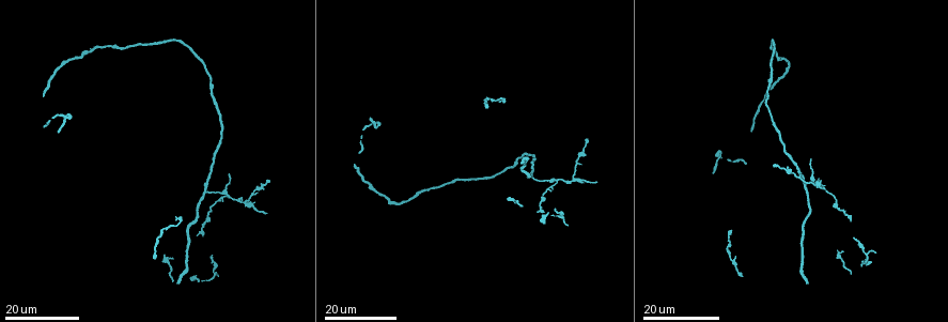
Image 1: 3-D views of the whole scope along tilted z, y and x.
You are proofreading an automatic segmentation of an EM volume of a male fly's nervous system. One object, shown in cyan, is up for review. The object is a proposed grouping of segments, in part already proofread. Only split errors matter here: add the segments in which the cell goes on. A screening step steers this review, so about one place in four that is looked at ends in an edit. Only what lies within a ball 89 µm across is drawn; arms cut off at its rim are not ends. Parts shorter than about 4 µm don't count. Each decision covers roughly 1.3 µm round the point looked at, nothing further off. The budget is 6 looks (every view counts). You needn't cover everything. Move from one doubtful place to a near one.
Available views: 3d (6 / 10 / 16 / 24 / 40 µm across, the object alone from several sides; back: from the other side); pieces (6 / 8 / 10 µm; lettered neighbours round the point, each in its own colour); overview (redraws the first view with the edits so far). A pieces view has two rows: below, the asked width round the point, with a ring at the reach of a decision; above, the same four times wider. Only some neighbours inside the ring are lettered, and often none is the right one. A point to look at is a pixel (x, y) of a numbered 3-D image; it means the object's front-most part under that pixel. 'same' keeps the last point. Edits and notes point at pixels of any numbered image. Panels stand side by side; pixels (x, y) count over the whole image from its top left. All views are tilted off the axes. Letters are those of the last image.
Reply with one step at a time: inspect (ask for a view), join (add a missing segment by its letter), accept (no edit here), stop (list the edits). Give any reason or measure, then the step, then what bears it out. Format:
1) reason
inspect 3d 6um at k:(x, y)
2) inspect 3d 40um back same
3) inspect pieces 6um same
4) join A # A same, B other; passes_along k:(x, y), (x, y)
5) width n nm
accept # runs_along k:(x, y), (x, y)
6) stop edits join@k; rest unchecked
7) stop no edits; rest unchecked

branch stops here
inspect 3d 24um at 1:(596, 181)

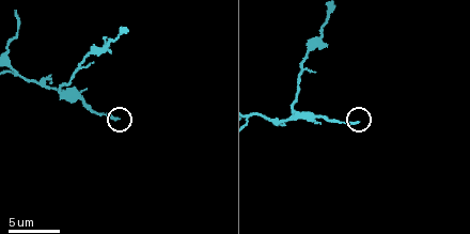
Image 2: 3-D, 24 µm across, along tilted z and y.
inspect pieces 8um at 2:(118, 120)

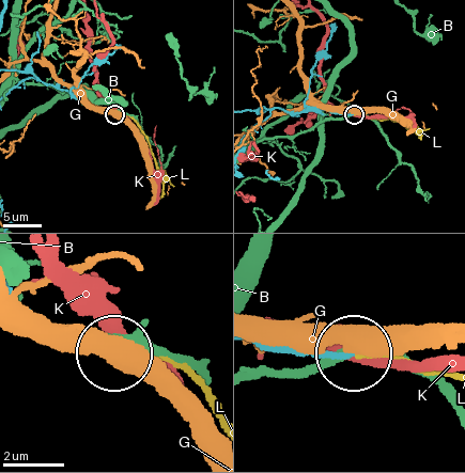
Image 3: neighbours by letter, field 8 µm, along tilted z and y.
join L # B other, G other, K other, L same; it goes on there

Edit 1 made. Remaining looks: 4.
inspect 3d 16um at 1:(231, 174)

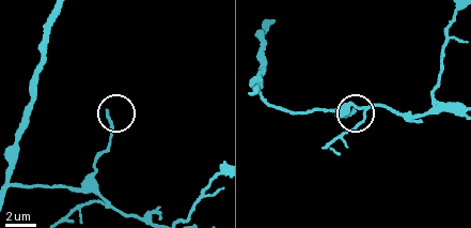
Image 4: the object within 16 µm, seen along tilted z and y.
inspect pieces 6um at 4:(107, 111)

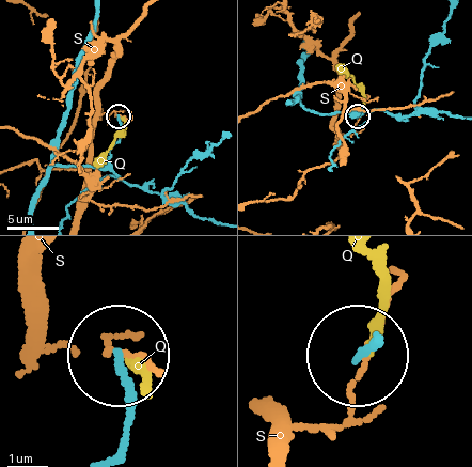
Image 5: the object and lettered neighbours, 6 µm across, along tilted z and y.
accept # Q other, S other; runs_along 5:(116, 453), (128, 432), (119, 355); no lettered segment goes on from it

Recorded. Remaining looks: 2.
stop edits join@3; rest unchecked

